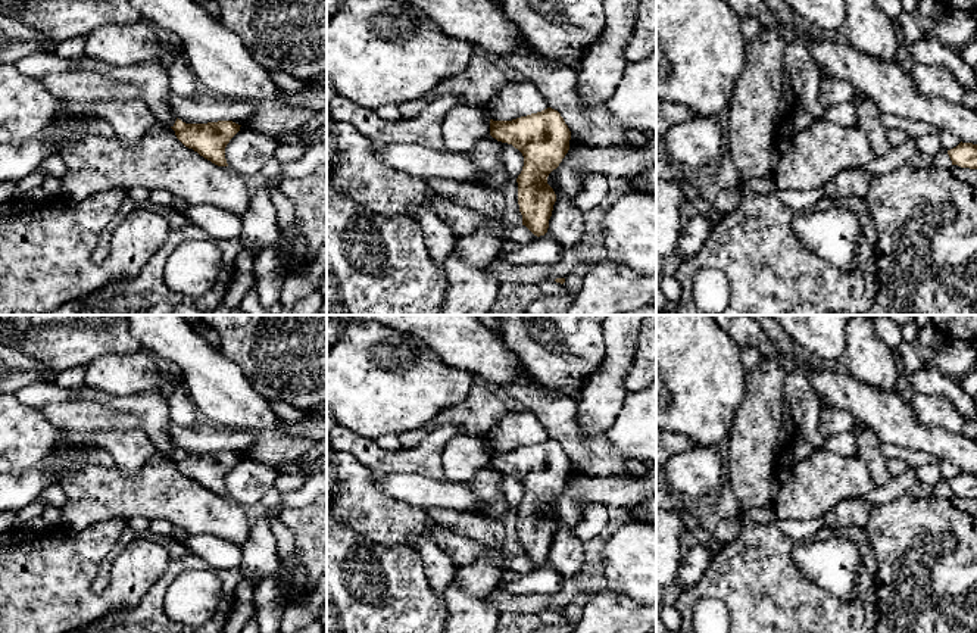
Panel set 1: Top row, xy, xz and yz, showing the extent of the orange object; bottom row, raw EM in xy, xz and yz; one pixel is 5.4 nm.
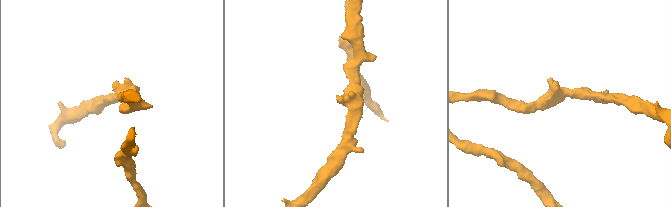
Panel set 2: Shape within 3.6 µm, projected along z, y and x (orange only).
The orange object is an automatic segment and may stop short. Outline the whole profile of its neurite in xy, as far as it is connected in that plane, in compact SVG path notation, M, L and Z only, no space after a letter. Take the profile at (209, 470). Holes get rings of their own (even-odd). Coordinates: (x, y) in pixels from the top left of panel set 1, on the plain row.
M177 448L171 458L185 477L193 478L218 496L228 496L225 489L225 477L240 461L240 456L241 455L232 450L185 453Z

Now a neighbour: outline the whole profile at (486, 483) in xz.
M488 465L477 471L466 483L474 490L478 501L478 506L474 509L474 514L491 521L503 521L508 515L511 506L500 490L503 474L505 473Z

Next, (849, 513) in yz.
M843 499L840 501L824 518L825 526L839 528L858 527L865 528L873 505L858 499Z

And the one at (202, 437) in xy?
M200 417L190 427L171 421L166 431L174 446L185 453L232 450L246 455L257 440L257 436L252 431L216 427Z

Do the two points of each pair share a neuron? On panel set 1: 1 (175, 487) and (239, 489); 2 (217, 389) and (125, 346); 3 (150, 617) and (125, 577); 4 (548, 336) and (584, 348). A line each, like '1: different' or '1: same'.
1: different
2: different
3: different
4: same

